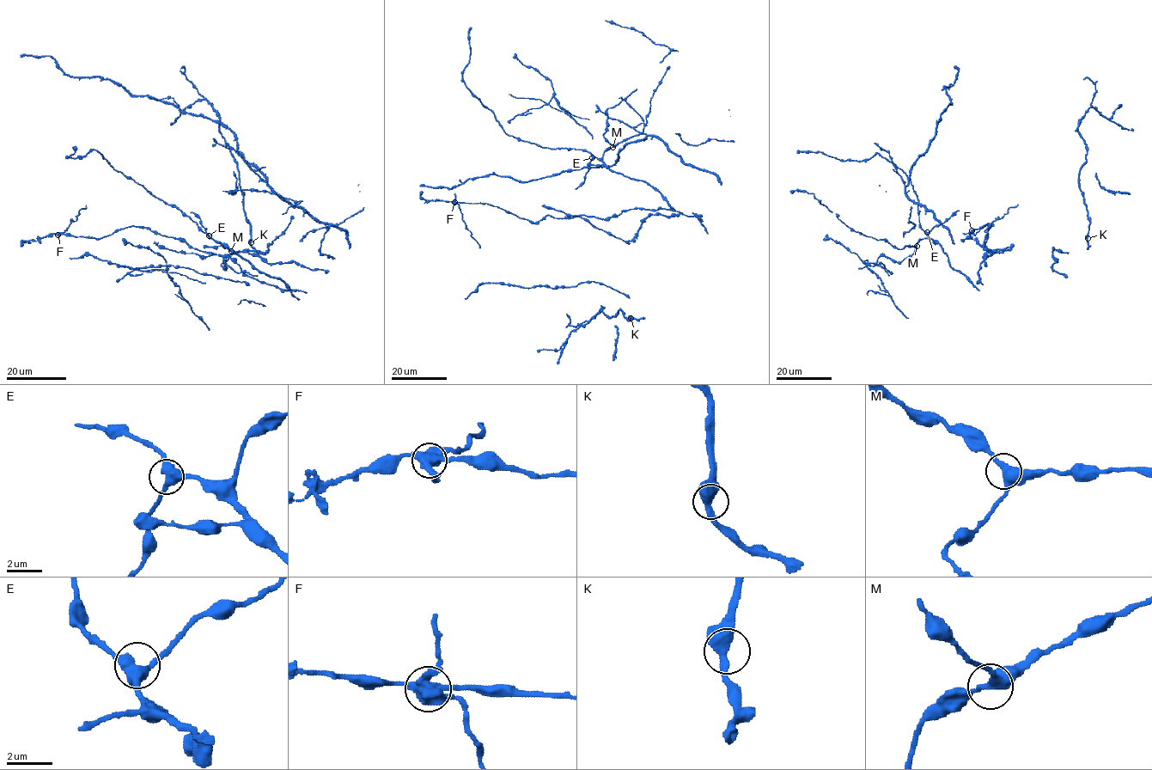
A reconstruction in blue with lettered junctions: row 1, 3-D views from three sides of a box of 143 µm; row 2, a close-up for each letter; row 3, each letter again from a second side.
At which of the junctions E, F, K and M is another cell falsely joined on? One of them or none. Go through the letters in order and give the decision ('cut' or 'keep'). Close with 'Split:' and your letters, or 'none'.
E: keep
F: cut
K: keep
M: keep
Split: F

